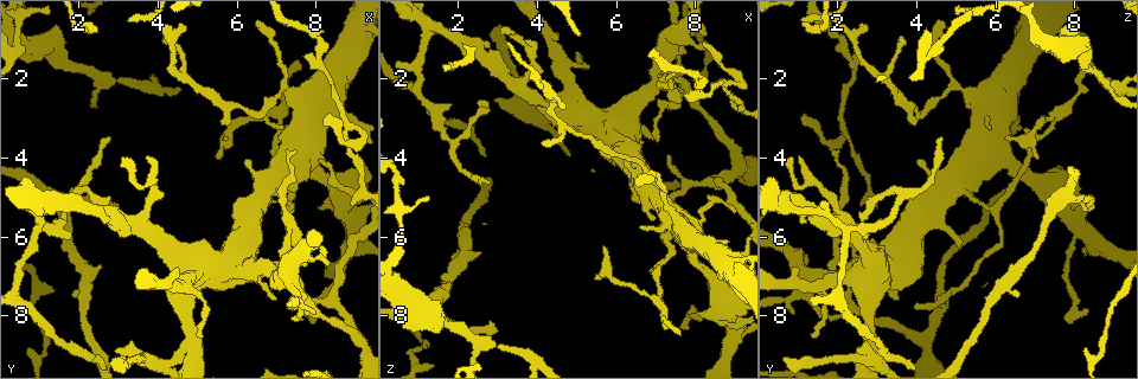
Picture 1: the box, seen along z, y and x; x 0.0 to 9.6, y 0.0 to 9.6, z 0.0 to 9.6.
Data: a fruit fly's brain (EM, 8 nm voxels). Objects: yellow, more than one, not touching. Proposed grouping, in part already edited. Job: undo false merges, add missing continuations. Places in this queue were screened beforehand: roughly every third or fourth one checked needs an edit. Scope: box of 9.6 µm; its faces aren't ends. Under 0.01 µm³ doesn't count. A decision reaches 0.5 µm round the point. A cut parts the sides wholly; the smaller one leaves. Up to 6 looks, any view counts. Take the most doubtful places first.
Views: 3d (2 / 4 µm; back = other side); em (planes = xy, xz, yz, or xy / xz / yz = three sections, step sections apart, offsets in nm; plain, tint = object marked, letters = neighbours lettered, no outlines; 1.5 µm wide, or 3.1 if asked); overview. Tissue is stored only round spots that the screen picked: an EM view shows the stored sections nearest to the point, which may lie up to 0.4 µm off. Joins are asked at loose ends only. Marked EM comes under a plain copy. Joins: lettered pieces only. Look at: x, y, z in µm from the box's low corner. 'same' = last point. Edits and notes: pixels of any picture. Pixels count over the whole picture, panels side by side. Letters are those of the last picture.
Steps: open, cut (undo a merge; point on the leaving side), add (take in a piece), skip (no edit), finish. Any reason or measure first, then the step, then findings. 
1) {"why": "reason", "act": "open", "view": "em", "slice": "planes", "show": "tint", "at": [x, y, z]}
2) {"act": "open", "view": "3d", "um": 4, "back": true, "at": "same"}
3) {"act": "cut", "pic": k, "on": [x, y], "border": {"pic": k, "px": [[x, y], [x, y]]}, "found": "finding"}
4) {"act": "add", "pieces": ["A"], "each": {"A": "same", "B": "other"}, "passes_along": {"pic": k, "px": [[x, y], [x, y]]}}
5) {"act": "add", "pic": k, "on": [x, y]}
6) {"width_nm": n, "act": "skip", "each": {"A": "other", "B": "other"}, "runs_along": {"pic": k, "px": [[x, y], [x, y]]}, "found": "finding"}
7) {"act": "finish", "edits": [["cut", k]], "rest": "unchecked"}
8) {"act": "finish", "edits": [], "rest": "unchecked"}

{"why": "an open end", "act": "open", "view": "em", "slice": "xy", "step": 4, "show": "tint", "at": [2.95, 5.25, 8.40]}

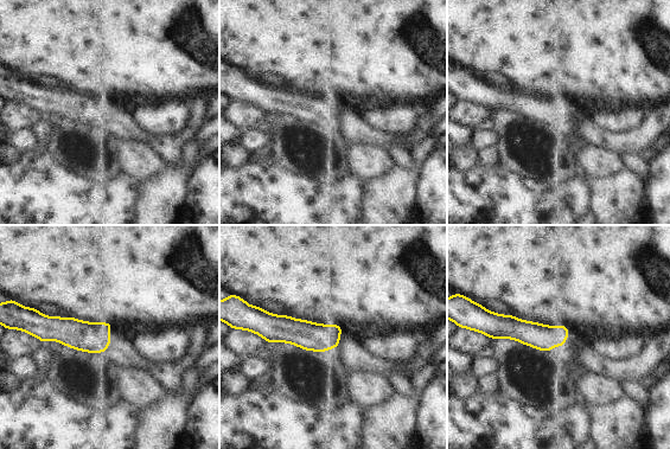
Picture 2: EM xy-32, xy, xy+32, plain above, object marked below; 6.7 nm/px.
{"why": "another direction", "act": "open", "view": "em", "slice": "planes", "show": "letters", "at": "same"}

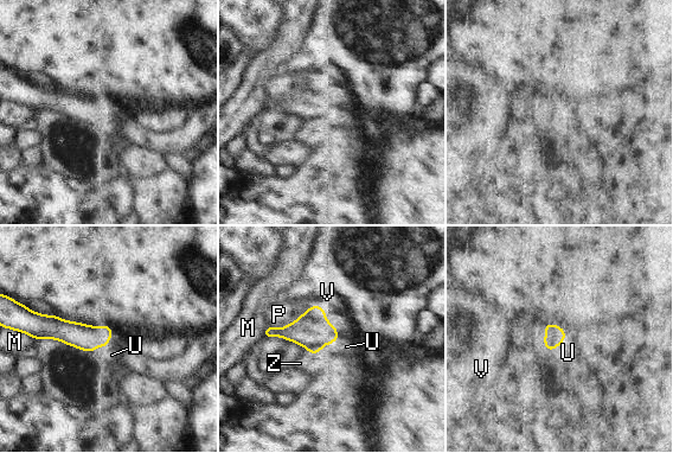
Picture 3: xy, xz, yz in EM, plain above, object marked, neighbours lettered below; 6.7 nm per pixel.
{"width_nm": 140, "longest_contact_nm": ["P", 300], "act": "add", "pieces": ["U"], "each": {"M": "other", "P": "other", "U": "same", "V": "other", "Z": "other"}, "found": "the neuron continues"}

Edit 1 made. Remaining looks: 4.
{"act": "open", "view": "overview"}

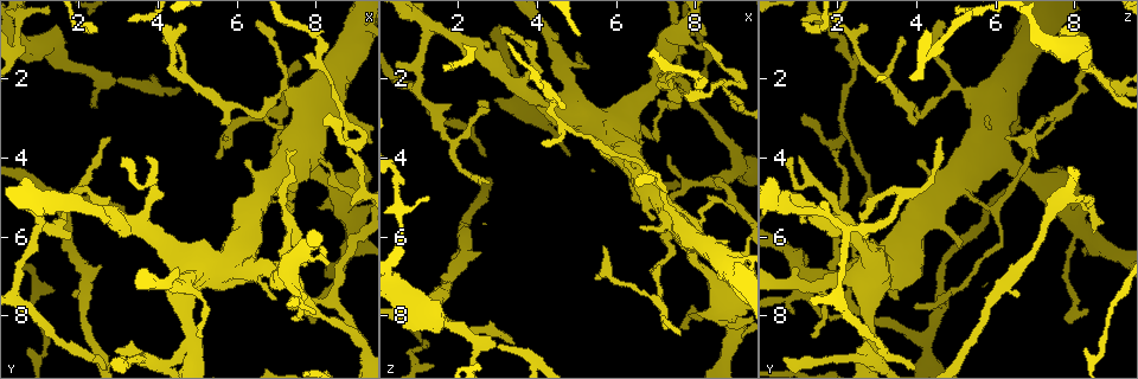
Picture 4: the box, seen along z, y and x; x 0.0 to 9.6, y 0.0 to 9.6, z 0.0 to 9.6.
{"why": "thin end", "act": "open", "view": "em", "slice": "yz", "step": 4, "show": "tint", "at": [5.55, 4.05, 7.10]}

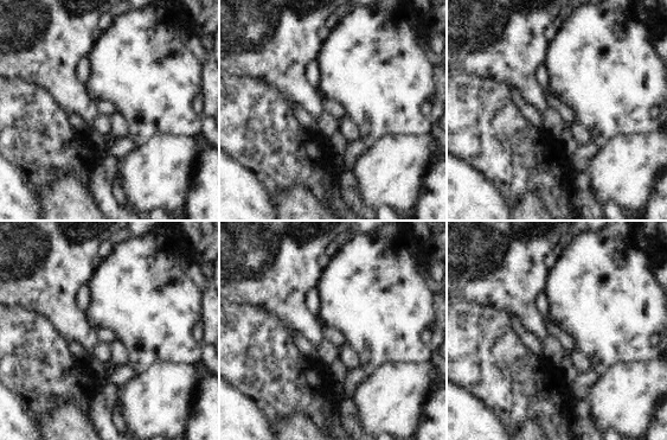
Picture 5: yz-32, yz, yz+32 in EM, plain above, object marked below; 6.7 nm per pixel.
{"act": "open", "view": "em", "slice": "planes", "show": "letters", "at": "same"}

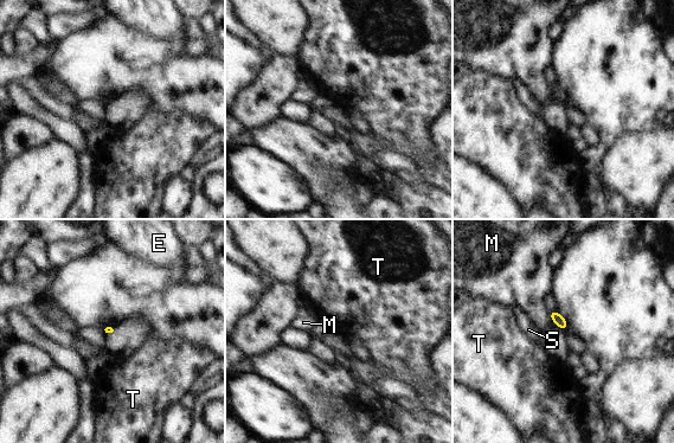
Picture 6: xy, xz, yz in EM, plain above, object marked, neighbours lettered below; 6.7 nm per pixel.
{"longest_contact_nm": ["M", 70], "act": "skip", "each": {"E": "other", "M": "other", "S": "other", "T": "other"}, "found": "none of them fits"}

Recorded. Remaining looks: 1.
{"act": "finish", "edits": [["add", 3]], "rest": "unchecked"}

